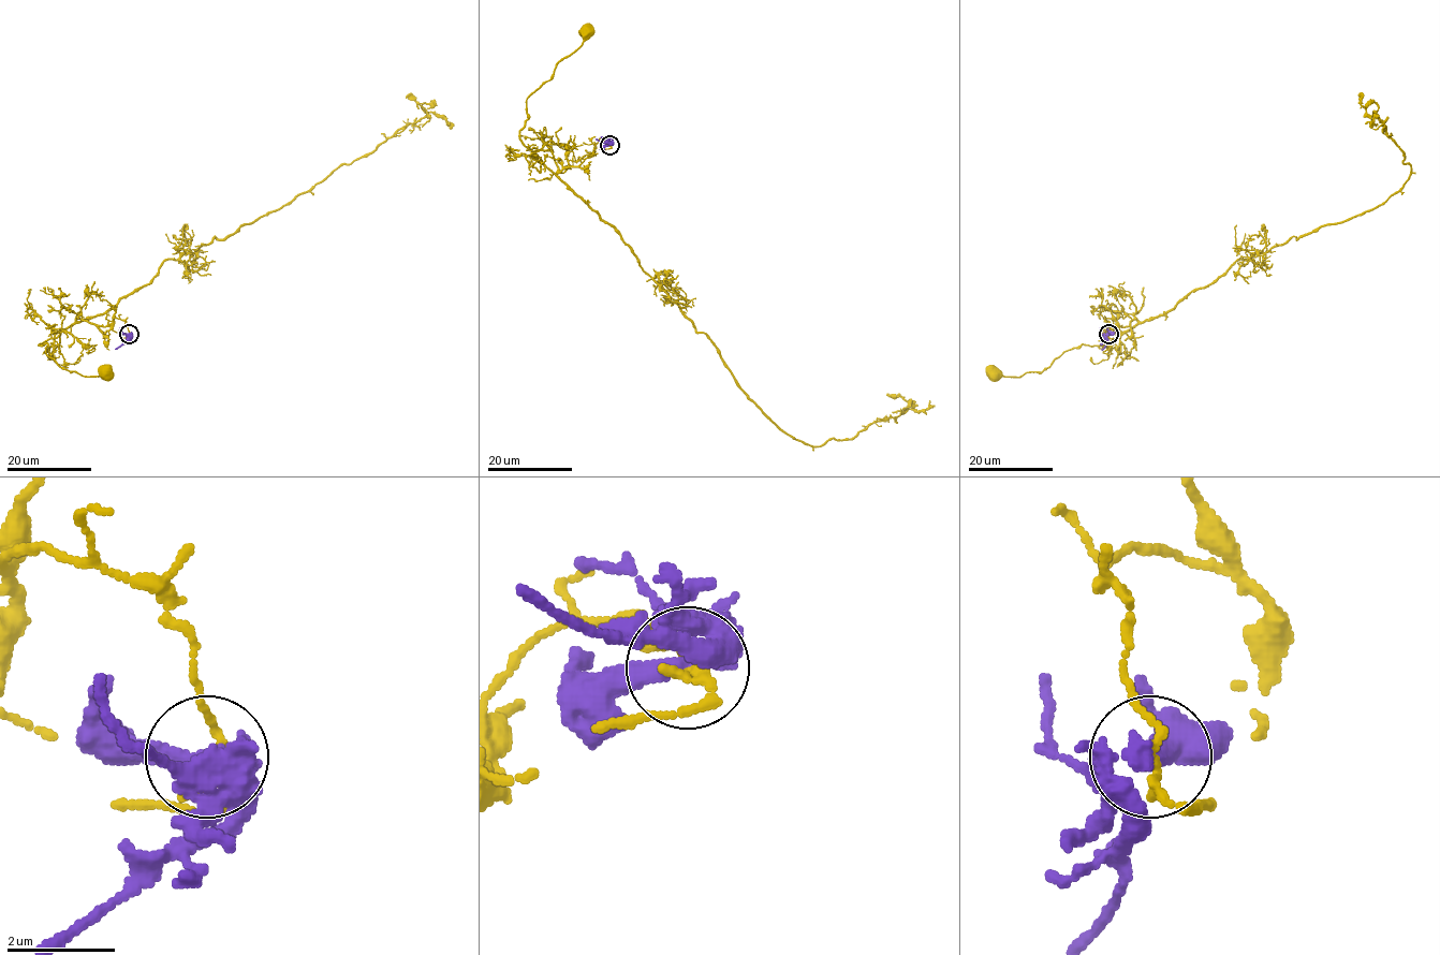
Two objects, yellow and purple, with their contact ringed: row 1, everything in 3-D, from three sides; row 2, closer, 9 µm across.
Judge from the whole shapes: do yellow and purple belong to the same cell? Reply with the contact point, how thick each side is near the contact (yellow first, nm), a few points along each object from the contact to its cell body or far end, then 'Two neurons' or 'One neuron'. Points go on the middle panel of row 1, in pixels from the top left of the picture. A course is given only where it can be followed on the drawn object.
Place: (610, 145). Thickness 130 nm (yellow) against 320 nm. Course of yellow: (608, 145), (600, 142), (579, 165), (555, 174), (520, 138), (526, 99), (582, 44), (588, 30). Course of purple: (608, 145), (611, 143), (596, 138). Two neurons

